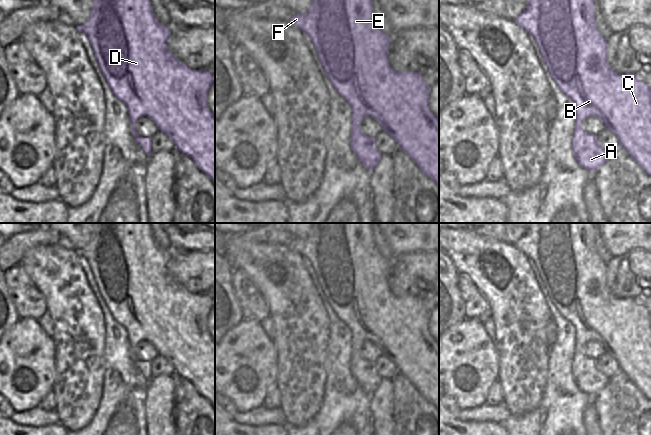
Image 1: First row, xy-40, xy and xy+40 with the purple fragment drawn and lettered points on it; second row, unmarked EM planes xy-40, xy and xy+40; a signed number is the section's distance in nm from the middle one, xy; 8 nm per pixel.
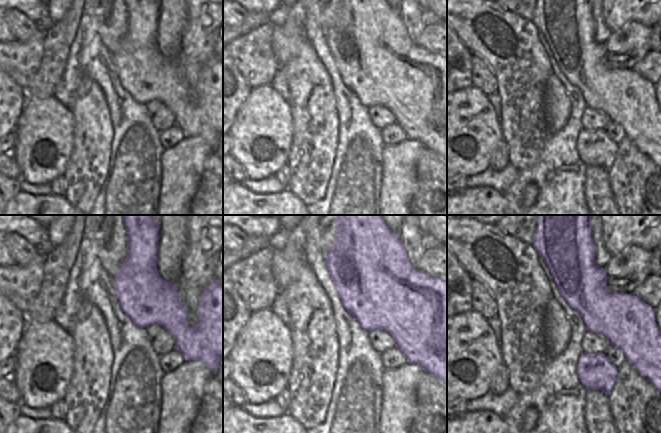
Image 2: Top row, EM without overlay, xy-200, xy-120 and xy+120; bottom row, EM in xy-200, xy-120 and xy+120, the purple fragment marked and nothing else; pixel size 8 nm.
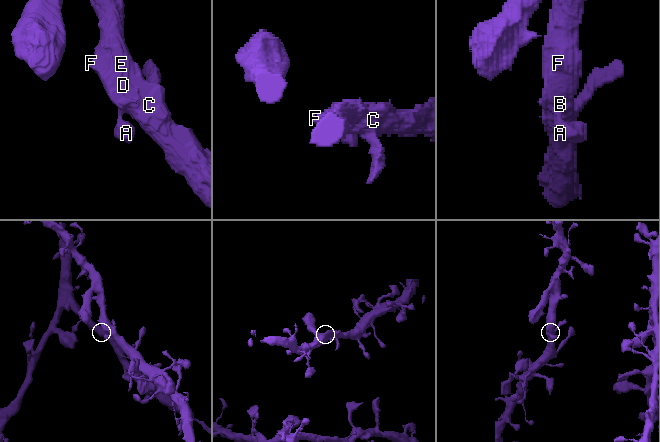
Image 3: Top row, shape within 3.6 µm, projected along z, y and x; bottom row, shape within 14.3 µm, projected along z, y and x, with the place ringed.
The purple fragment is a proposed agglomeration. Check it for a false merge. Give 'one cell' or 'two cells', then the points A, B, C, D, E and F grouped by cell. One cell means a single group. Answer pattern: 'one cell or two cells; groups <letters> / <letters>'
one cell; groups A B C D E F

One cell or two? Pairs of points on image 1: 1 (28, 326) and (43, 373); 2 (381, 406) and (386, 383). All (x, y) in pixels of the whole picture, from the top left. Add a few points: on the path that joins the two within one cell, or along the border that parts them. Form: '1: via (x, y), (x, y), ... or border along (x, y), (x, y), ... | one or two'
1: via (32, 338), (41, 347), (41, 361) | one
2: via (382, 400), (385, 389) | one

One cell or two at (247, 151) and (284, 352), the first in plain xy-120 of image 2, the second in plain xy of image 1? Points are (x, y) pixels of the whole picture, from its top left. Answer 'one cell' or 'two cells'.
two cells

